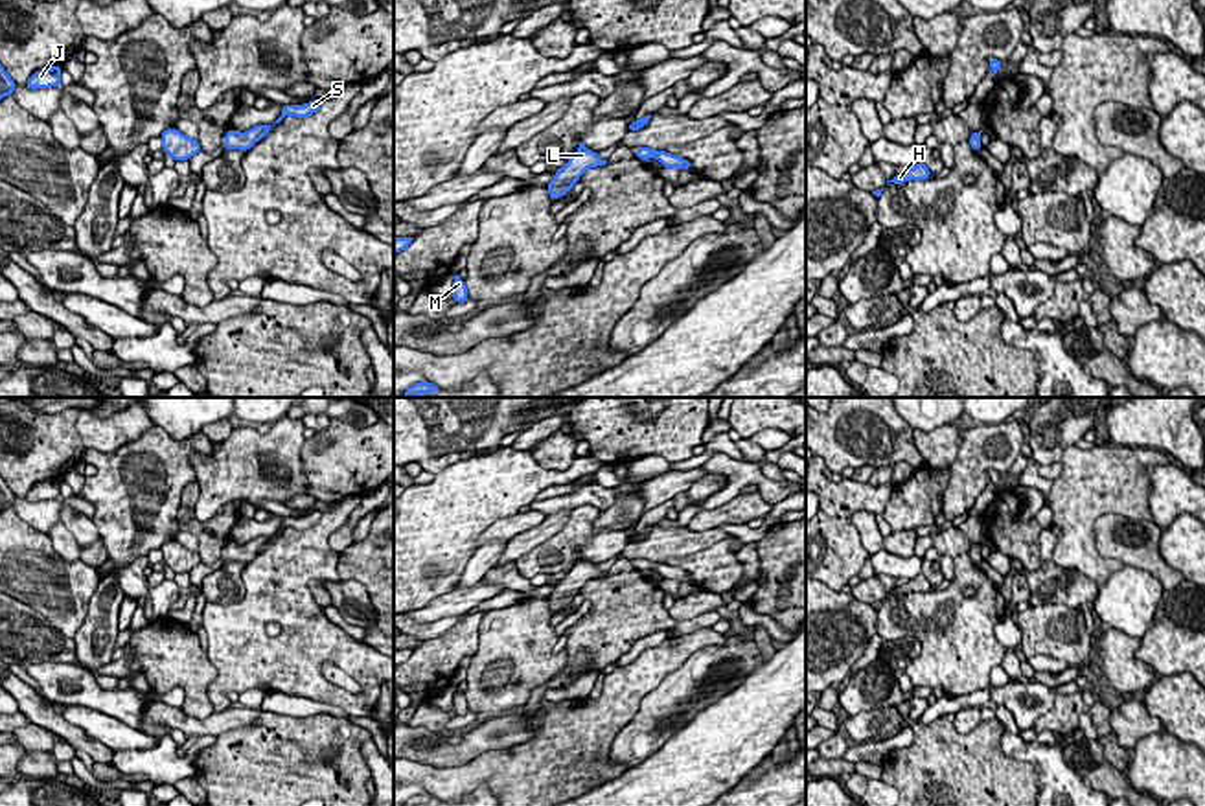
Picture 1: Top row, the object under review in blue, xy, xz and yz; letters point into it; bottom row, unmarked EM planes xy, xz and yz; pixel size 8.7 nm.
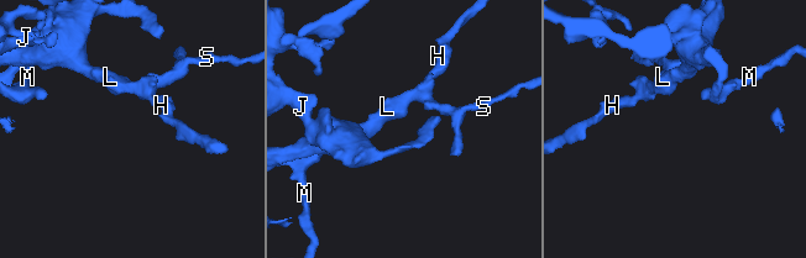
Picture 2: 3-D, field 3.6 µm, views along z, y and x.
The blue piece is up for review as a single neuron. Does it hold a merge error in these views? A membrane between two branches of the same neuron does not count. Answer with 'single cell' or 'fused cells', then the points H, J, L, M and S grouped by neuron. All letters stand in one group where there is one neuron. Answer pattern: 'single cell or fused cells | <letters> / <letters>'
single cell | H J L M S

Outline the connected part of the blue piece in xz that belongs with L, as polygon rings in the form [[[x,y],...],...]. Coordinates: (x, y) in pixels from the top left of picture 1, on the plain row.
[[[581,554],[578,563],[563,580],[557,580],[554,591],[546,596],[550,611],[561,611],[567,604],[574,600],[574,596],[589,580],[598,580],[605,576],[607,572],[602,572],[596,563],[587,561]]]

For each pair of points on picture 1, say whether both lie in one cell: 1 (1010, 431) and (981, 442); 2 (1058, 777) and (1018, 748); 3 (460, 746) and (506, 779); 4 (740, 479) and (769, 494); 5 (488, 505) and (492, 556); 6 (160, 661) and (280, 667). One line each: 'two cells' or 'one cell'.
1: one cell
2: one cell
3: two cells
4: one cell
5: two cells
6: two cells

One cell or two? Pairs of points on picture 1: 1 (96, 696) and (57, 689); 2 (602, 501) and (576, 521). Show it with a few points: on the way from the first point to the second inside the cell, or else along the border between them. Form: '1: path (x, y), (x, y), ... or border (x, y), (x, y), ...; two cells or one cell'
1: path (87, 692), (80, 687), (67, 687); one cell
2: border (598, 508), (578, 505), (571, 510); two cells

